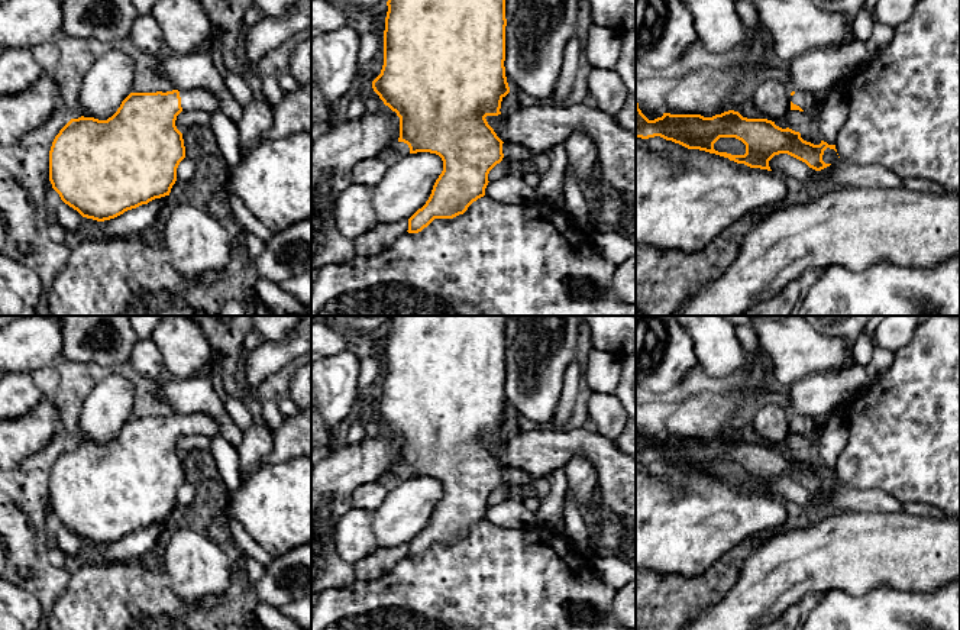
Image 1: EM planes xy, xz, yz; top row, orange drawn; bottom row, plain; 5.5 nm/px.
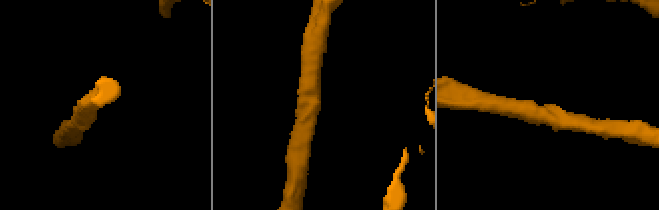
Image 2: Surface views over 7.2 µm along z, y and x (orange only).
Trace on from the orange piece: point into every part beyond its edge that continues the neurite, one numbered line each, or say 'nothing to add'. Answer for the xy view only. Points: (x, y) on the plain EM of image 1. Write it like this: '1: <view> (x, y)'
1: xy (199, 423)

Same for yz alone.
1: yz (807, 426)

